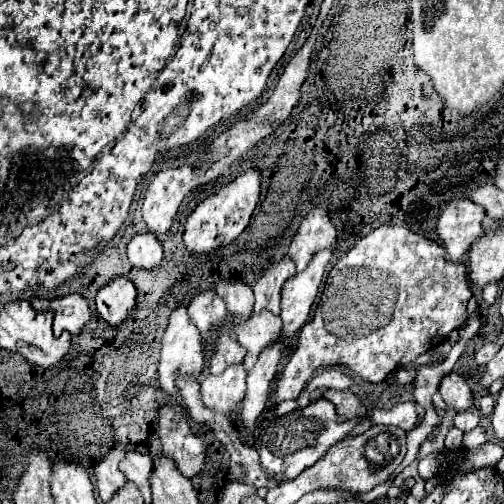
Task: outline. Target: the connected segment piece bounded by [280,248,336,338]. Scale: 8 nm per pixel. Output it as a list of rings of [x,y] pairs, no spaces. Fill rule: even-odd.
[[[336,248],[332,250],[322,250],[320,254],[316,254],[316,258],[312,258],[312,262],[308,264],[308,268],[296,276],[292,276],[288,282],[284,282],[282,286],[282,312],[280,318],[284,322],[282,326],[282,338],[294,338],[302,326],[308,322],[312,304],[318,296],[320,284],[322,284],[322,276],[324,270],[332,258]]]

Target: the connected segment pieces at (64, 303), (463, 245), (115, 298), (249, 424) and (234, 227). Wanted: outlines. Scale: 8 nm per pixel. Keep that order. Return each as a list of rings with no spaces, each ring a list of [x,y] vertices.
[[[80,294],[62,296],[52,302],[34,298],[32,306],[36,312],[50,312],[50,310],[54,312],[54,332],[56,334],[60,334],[62,330],[68,330],[72,336],[78,336],[92,318],[88,302]]]
[[[454,200],[450,202],[436,224],[436,232],[442,240],[448,260],[460,262],[464,254],[484,236],[482,220],[486,210],[472,200]]]
[[[120,276],[98,290],[96,308],[112,328],[118,328],[136,310],[136,298],[138,298],[138,292],[134,284]]]
[[[282,340],[276,342],[276,346],[268,346],[268,350],[262,350],[258,362],[248,372],[248,378],[246,378],[248,388],[246,388],[246,396],[240,412],[242,426],[248,432],[254,430],[256,420],[268,402],[270,384],[276,378],[276,368],[280,364],[280,358],[282,358]]]
[[[246,170],[234,182],[224,186],[218,194],[200,202],[198,208],[190,214],[186,234],[183,234],[186,250],[192,254],[206,254],[228,246],[248,226],[250,216],[258,204],[258,198],[260,198],[260,174],[258,170]]]

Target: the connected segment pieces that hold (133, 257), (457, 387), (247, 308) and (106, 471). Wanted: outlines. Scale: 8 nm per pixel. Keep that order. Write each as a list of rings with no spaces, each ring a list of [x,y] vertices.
[[[136,234],[128,242],[128,260],[134,268],[152,270],[162,262],[162,246],[154,234]]]
[[[450,372],[440,382],[440,394],[448,406],[452,406],[456,412],[466,412],[474,406],[474,392],[470,384],[456,372]]]
[[[218,282],[216,292],[224,300],[230,316],[242,316],[242,318],[252,316],[254,294],[250,286],[240,284],[240,282]]]
[[[114,450],[114,452],[110,452],[100,464],[98,464],[98,470],[96,470],[96,478],[98,478],[98,492],[100,492],[100,498],[102,498],[102,502],[108,502],[114,494],[116,494],[116,490],[120,490],[120,488],[124,488],[126,486],[126,476],[120,472],[120,468],[118,468],[118,464],[124,460],[124,452],[118,452],[118,450]]]

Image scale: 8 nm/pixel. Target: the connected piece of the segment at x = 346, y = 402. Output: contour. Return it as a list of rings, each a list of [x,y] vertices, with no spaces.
[[[328,390],[328,392],[324,392],[322,396],[336,404],[340,422],[342,422],[344,418],[354,418],[354,416],[364,416],[364,414],[366,414],[366,406],[364,406],[364,404],[358,400],[358,396],[352,394],[352,392]]]

